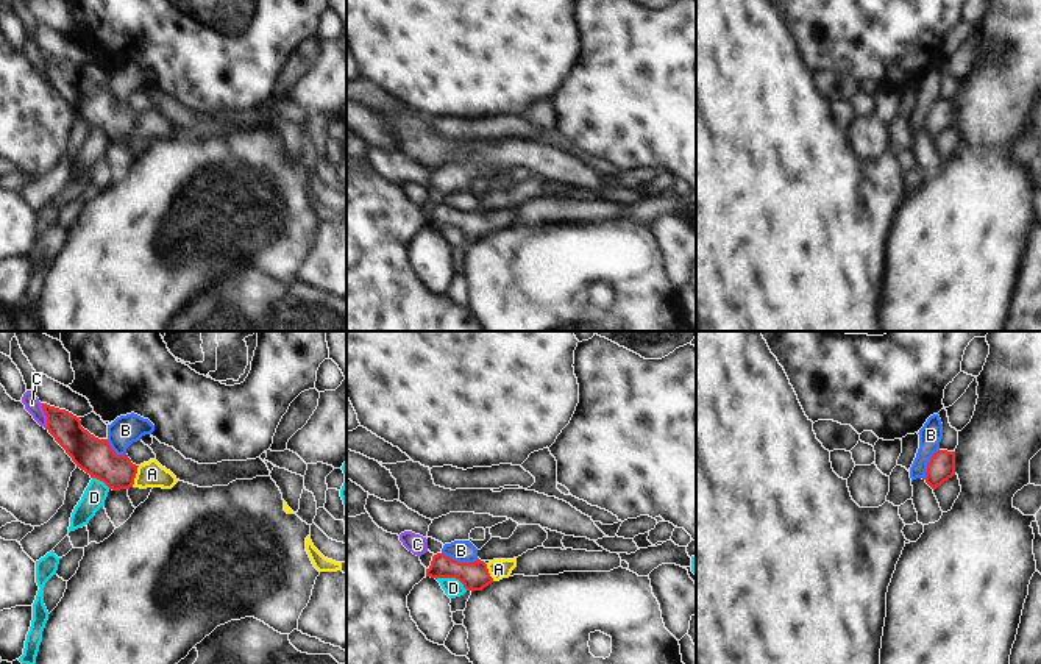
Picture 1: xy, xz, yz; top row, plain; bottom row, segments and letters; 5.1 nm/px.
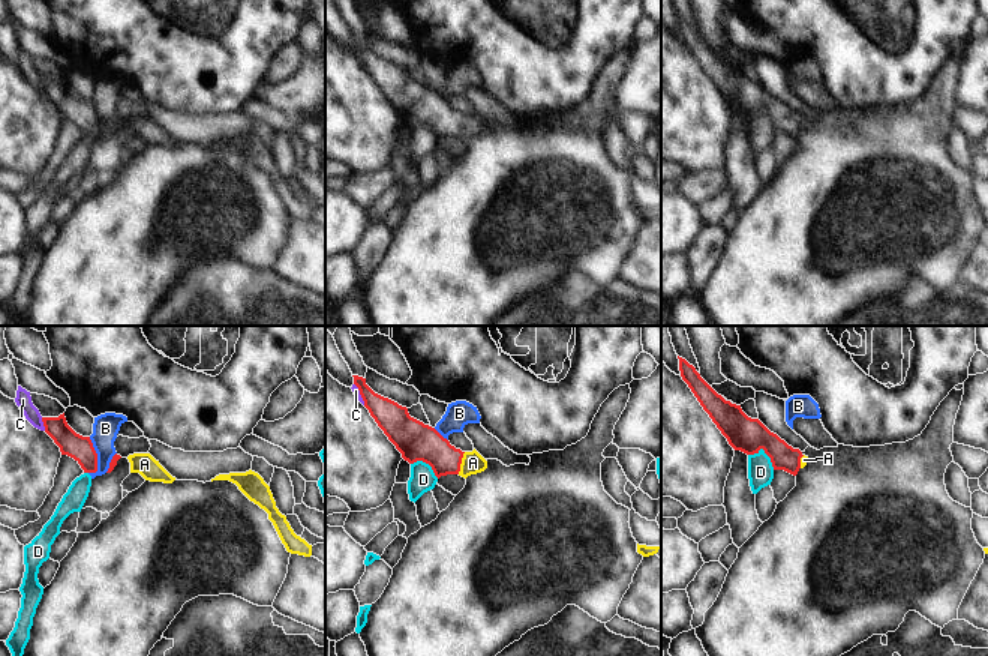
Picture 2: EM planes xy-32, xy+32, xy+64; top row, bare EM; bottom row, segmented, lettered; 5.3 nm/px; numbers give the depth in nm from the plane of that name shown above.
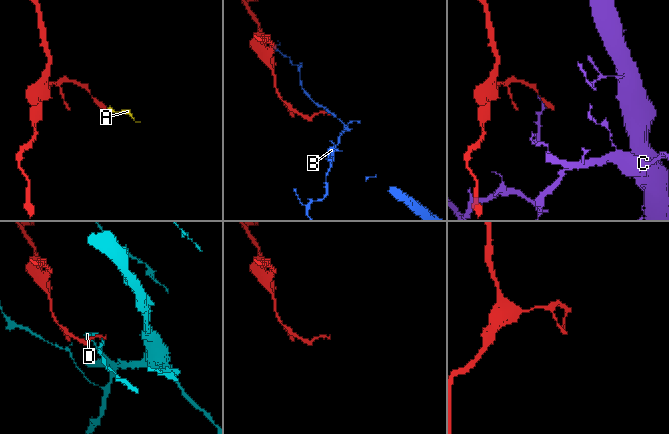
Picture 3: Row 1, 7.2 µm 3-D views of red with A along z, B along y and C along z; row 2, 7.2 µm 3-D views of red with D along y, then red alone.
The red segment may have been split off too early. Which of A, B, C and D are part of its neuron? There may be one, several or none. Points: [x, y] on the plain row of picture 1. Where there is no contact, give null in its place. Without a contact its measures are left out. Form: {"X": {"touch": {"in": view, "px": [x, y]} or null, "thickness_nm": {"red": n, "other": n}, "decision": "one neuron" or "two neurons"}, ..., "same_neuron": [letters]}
{"A": {"touch": {"in": "xy", "px": [135, 127]}, "thickness_nm": {"red": 190, "other": 140}, "decision": "one neuron"}, "B": {"touch": {"in": "xz", "px": [461, 213]}, "thickness_nm": {"red": 140, "other": 110}, "decision": "two neurons"}, "C": {"touch": {"in": "xy", "px": [46, 64]}, "thickness_nm": {"red": 160, "other": 80}, "decision": "two neurons"}, "D": {"touch": {"in": "xz", "px": [451, 227]}, "thickness_nm": {"red": 140, "other": 100}, "decision": "two neurons"}, "same_neuron": ["A"]}

